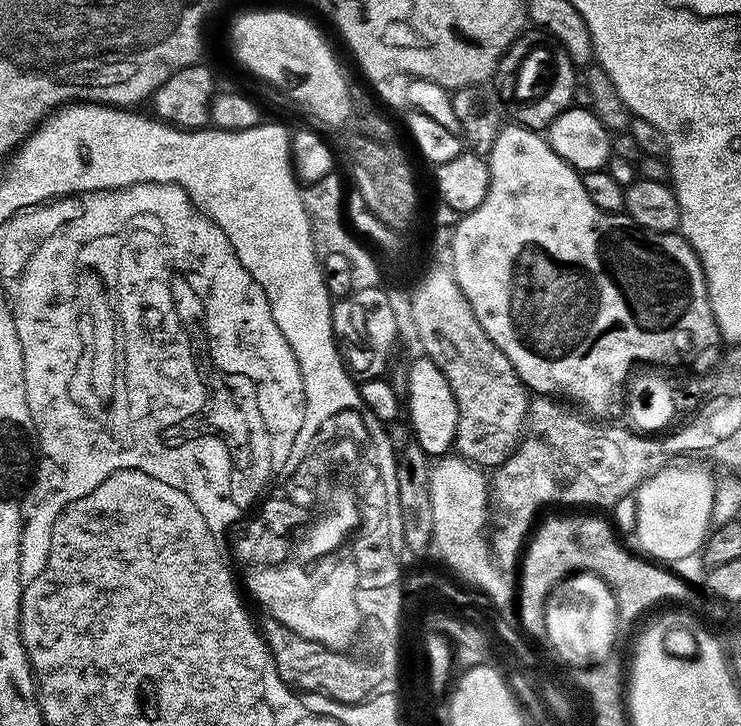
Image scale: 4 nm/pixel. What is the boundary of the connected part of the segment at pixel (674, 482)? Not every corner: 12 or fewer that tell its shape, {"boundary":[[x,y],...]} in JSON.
{"boundary":[[668,467],[634,493],[634,537],[656,562],[695,557],[714,476]]}

